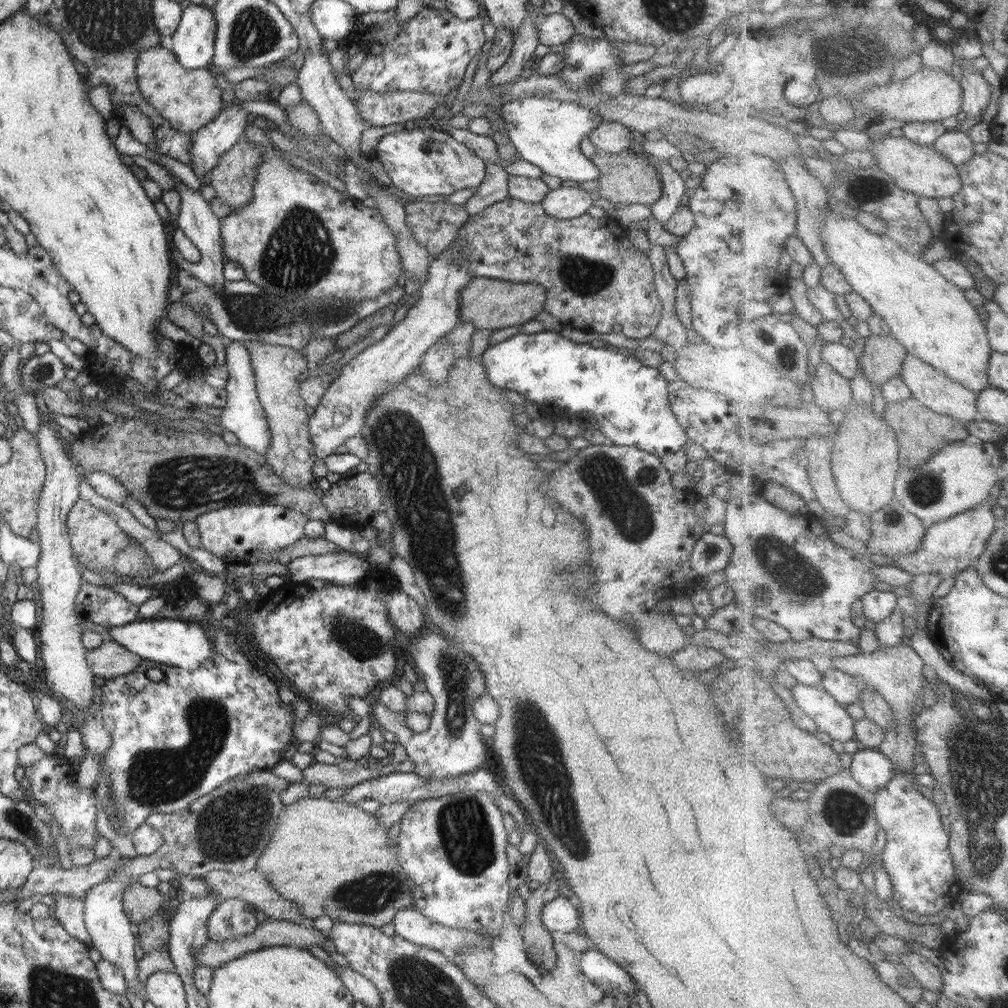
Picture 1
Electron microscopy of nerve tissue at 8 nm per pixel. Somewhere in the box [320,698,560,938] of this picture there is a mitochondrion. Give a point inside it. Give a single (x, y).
(467, 836)

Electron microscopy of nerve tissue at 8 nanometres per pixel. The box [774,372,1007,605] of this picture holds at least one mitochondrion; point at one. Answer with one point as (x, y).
(926, 490)

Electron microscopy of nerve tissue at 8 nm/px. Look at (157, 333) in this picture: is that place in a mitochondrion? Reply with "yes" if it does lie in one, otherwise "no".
no

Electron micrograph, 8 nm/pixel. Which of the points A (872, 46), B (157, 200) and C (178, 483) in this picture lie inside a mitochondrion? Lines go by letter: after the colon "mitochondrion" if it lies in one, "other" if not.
A: mitochondrion
B: other
C: mitochondrion

